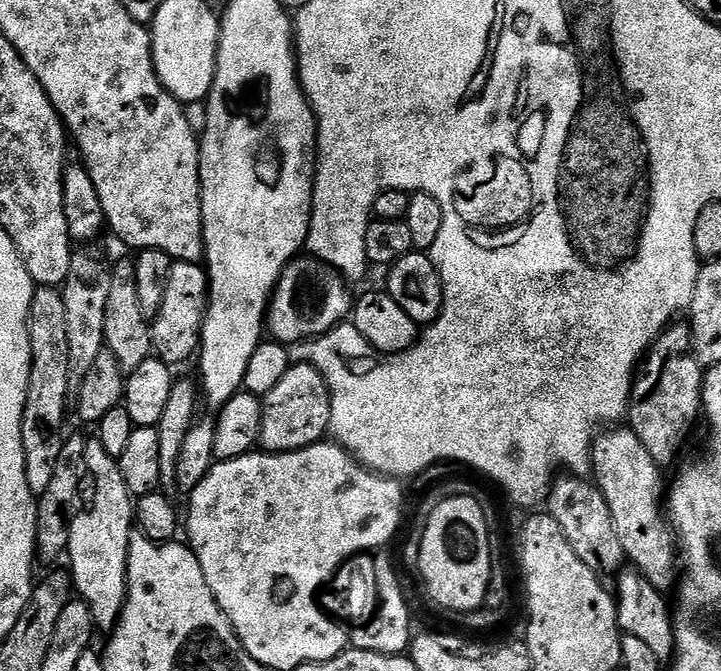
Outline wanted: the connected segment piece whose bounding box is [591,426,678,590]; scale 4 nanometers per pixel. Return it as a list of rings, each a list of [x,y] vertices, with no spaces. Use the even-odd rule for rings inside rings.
[[[612,426],[601,431],[592,442],[592,470],[594,483],[606,498],[606,506],[610,506],[610,514],[614,522],[614,530],[618,530],[618,542],[622,542],[622,550],[630,561],[631,567],[638,569],[651,584],[661,590],[675,585],[678,580],[678,544],[670,531],[665,509],[662,507],[662,488],[660,492],[661,465],[642,446],[638,434],[634,434],[627,426]]]

